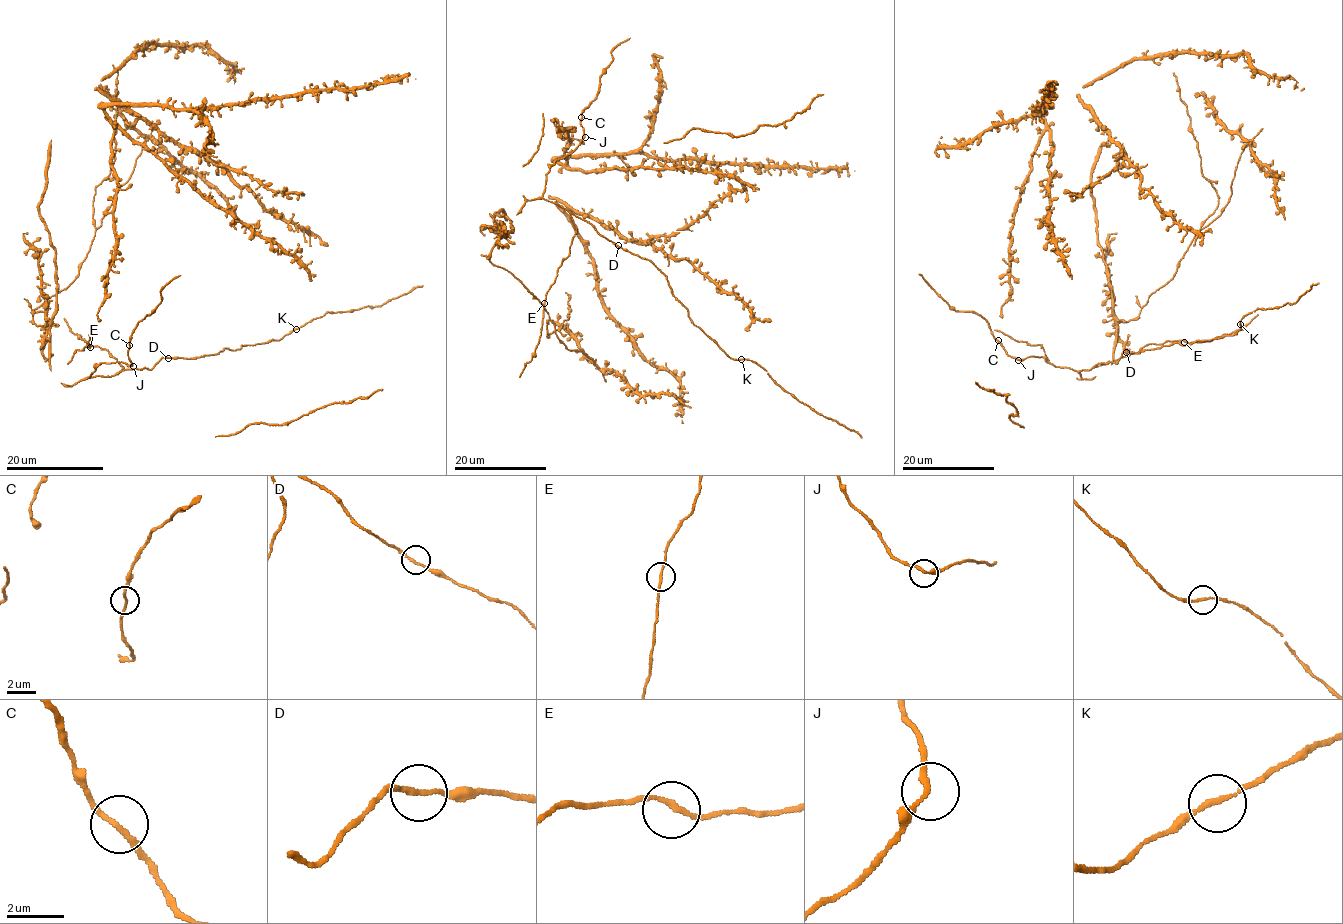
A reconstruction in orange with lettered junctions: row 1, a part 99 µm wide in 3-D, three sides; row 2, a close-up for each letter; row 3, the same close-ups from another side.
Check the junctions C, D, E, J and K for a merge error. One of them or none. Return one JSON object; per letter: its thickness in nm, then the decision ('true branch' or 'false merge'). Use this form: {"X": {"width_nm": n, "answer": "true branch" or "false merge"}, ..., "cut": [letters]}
{"C": {"width_nm": 170, "answer": "true branch"}, "D": {"width_nm": 170, "answer": "true branch"}, "E": {"width_nm": 180, "answer": "true branch"}, "J": {"width_nm": 200, "answer": "true branch"}, "K": {"width_nm": 160, "answer": "true branch"}, "cut": []}

